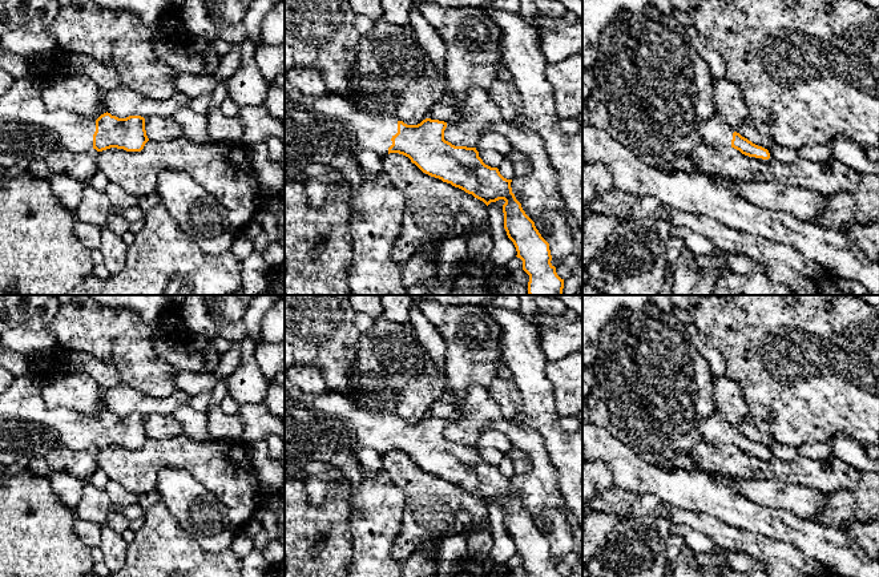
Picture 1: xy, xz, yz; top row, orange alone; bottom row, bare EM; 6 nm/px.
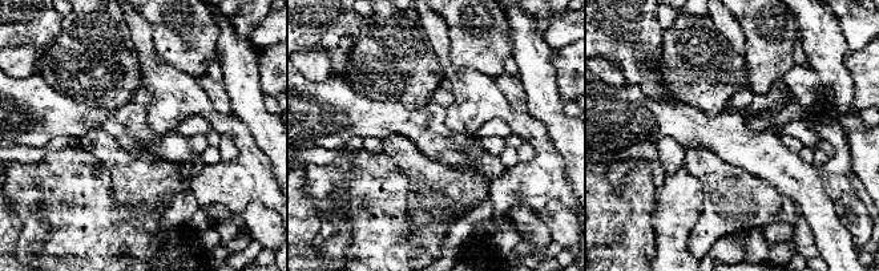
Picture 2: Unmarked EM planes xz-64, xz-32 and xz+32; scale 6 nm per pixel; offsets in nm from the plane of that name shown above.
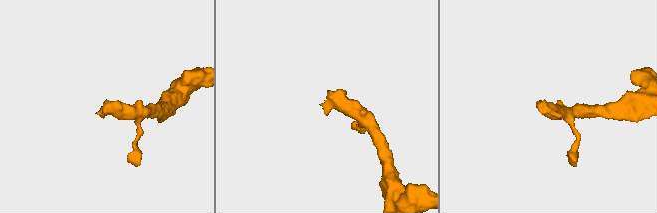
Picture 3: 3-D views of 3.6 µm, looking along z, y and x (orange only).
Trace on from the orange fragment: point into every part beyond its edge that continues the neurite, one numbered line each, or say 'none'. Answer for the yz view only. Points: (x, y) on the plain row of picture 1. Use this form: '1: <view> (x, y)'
1: yz (716, 430)

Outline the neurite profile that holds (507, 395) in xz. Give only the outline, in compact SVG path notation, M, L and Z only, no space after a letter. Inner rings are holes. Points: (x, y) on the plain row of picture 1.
M497 378L488 387L488 394L499 404L503 416L511 421L524 421L524 407L521 394L515 383Z

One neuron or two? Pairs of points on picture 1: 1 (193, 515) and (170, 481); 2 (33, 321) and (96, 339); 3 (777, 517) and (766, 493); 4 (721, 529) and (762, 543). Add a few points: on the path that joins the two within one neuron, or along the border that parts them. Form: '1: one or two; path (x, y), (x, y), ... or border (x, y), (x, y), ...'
1: one; path (193, 507), (178, 489)
2: two; border (59, 309), (53, 321), (45, 329)
3: two; border (744, 496), (763, 505), (786, 509), (802, 519)
4: one; path (732, 539), (752, 543)

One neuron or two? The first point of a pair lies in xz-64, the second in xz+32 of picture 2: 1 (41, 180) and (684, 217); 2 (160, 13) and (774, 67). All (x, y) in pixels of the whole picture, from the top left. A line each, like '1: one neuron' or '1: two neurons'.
1: one neuron
2: one neuron

